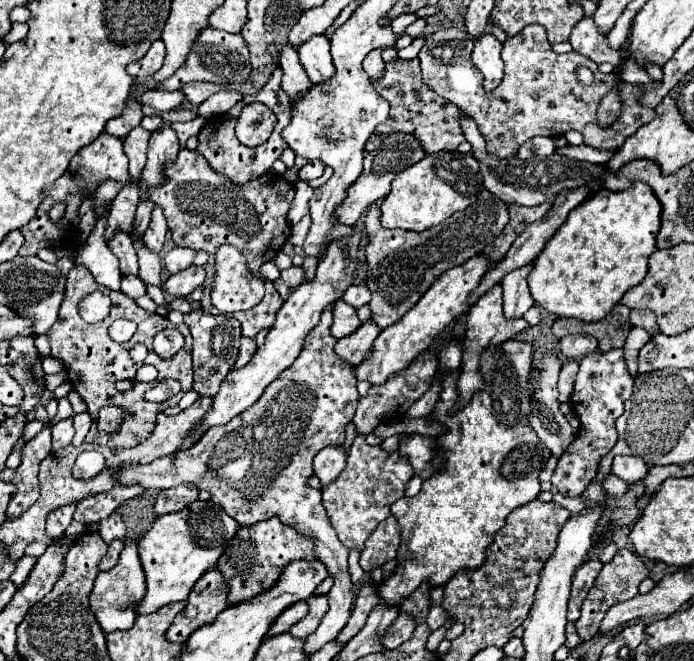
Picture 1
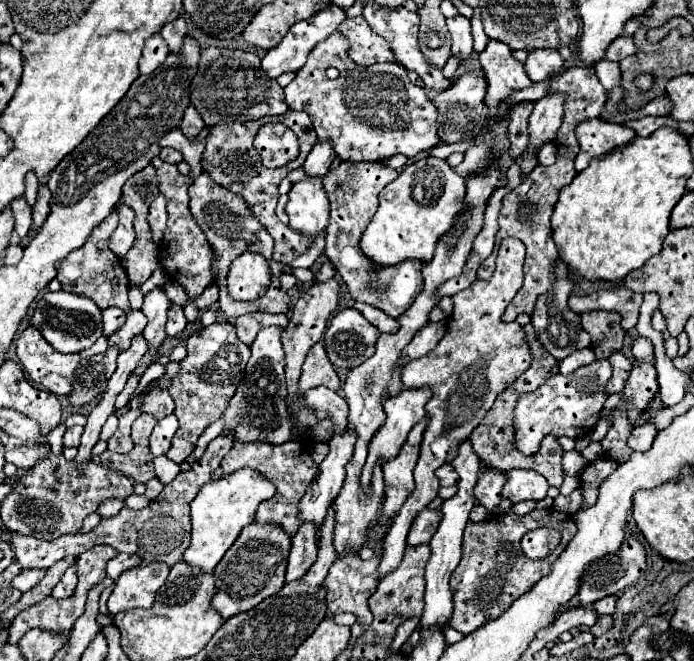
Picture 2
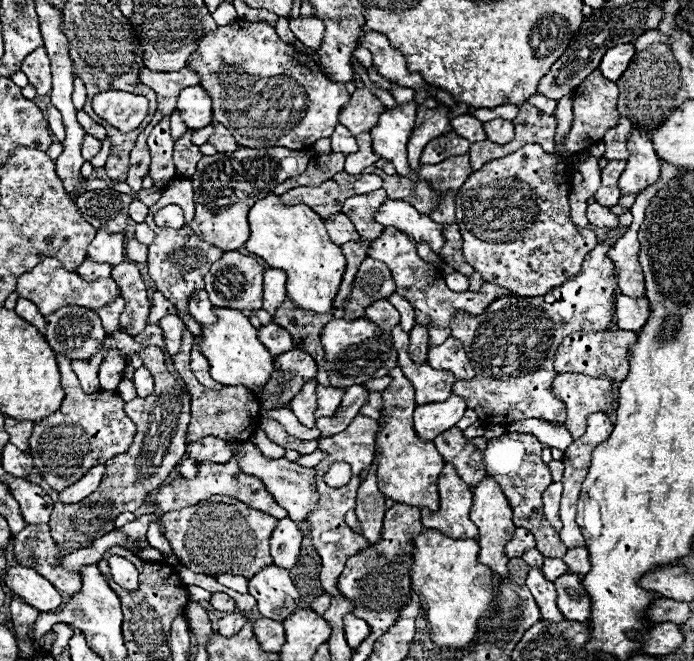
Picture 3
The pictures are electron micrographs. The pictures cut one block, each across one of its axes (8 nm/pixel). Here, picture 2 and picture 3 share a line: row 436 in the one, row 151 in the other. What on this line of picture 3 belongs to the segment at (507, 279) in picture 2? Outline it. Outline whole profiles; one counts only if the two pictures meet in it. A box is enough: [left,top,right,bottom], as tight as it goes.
[420,132,470,164]

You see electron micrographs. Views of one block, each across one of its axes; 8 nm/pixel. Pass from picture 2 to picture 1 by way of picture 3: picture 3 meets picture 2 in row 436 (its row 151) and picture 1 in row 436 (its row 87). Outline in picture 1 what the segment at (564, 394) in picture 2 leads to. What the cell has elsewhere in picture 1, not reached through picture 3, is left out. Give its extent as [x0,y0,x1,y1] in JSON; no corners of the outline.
[550,348,634,496]

